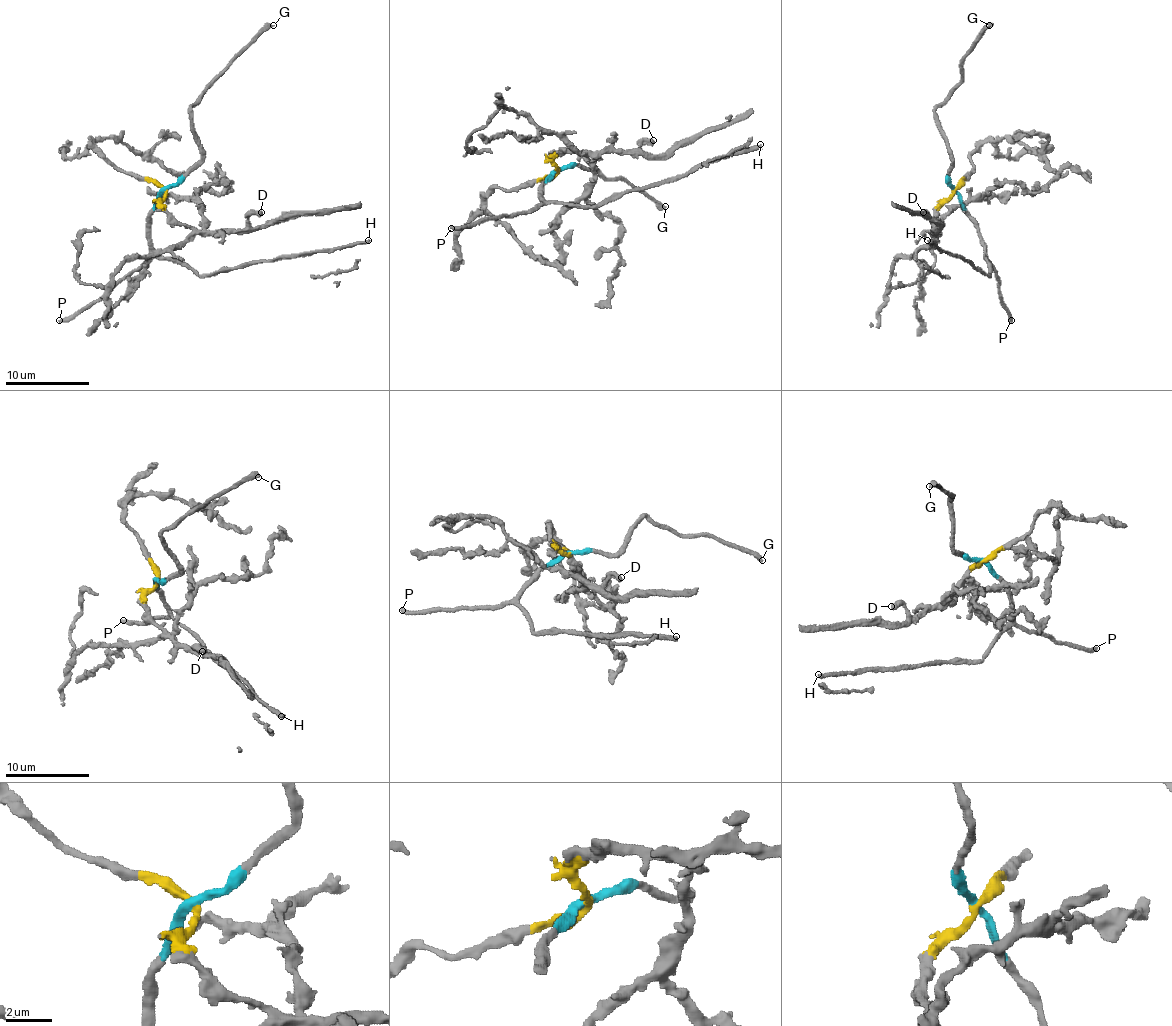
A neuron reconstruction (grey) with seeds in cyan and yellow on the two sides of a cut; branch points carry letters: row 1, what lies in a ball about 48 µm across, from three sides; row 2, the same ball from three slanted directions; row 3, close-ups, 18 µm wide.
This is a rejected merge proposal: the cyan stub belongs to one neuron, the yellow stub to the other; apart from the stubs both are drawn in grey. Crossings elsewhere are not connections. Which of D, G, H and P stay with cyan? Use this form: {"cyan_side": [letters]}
{"cyan_side": ["G", "H", "P"]}

